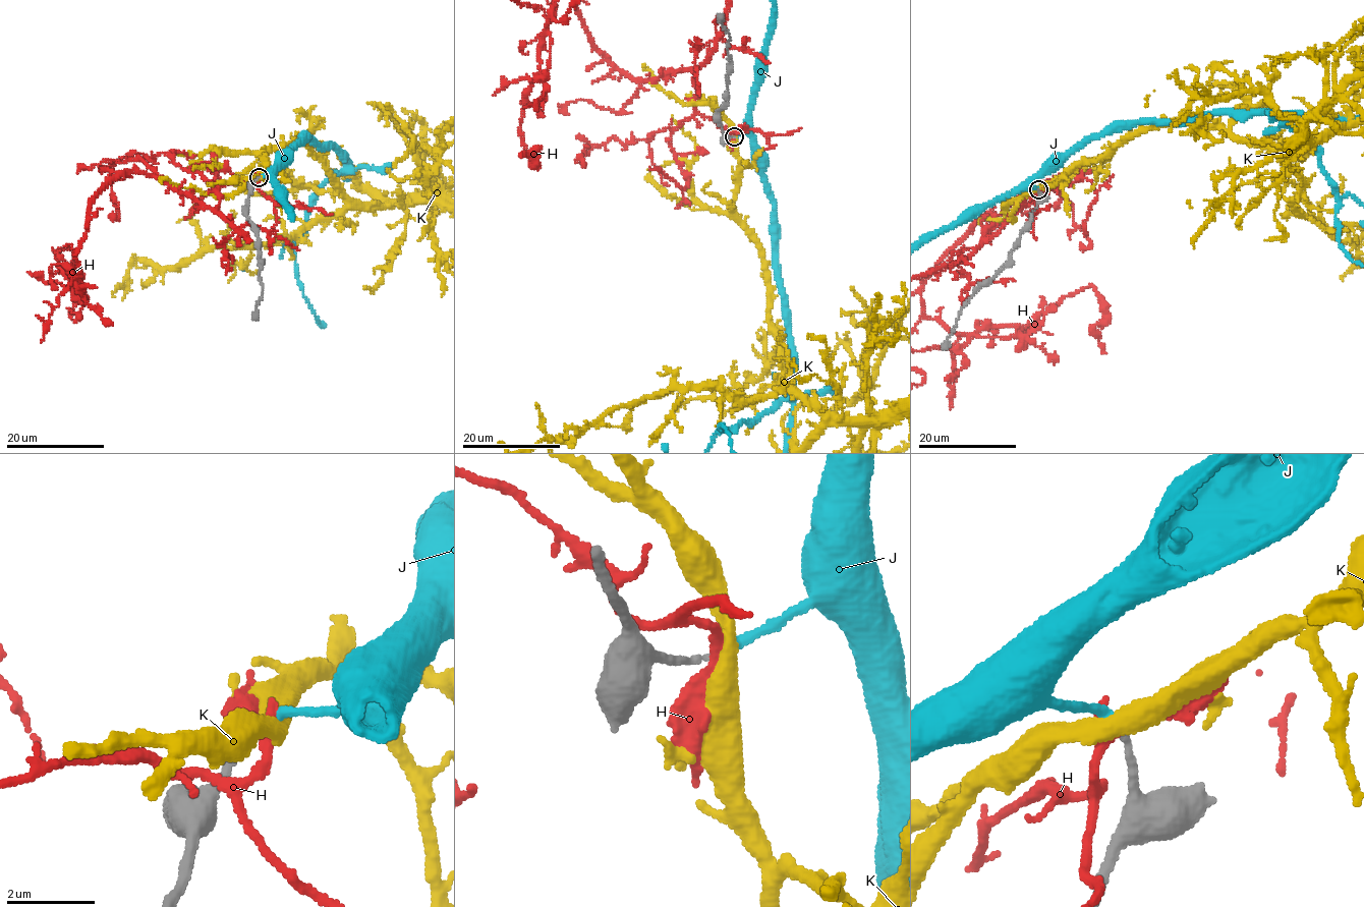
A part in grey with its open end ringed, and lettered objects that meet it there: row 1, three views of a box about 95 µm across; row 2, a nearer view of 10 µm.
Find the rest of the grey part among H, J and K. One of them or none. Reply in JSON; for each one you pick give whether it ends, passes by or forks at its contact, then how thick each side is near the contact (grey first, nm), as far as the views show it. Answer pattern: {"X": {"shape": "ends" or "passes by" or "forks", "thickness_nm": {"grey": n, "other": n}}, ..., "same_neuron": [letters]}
{"J": {"shape": "ends", "thickness_nm": {"grey": 130, "other": 200}}, "same_neuron": ["J"]}

